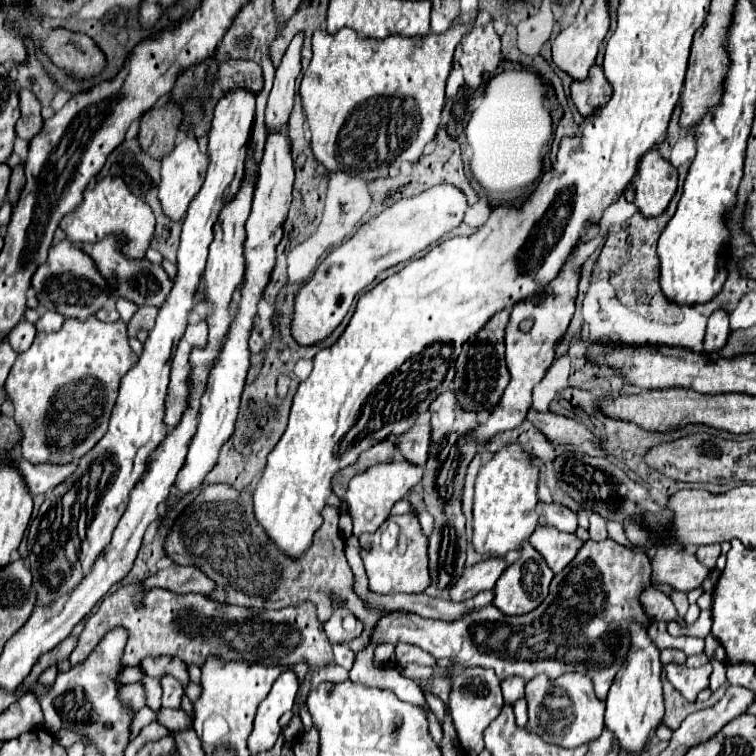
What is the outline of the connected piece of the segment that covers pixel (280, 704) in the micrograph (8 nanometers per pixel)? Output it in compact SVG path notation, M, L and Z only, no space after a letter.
M293 668L285 670L281 678L273 684L267 698L259 704L253 732L249 736L249 750L251 754L259 754L263 750L269 750L275 744L275 738L279 736L279 718L281 714L291 711L293 700L299 688L299 678L293 672Z

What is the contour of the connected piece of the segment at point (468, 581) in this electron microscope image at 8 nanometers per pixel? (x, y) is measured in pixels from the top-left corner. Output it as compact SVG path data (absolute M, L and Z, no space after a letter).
M501 558L481 560L477 564L465 568L463 576L457 578L455 584L449 588L449 600L451 602L467 602L477 592L491 590L505 568L507 568L507 562Z

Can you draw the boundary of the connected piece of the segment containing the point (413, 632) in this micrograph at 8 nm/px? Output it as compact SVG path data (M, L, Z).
M611 538L603 542L587 540L577 552L577 558L555 574L549 596L529 614L507 616L489 604L455 622L417 618L417 614L381 616L371 628L373 642L355 654L349 679L365 686L389 688L399 700L425 708L427 702L416 682L402 676L397 669L373 665L373 652L379 644L397 646L399 642L409 642L421 646L435 658L449 658L451 662L461 662L461 666L491 668L501 680L517 674L525 680L531 680L537 674L545 674L553 680L567 670L575 670L589 676L595 684L597 698L605 700L609 686L629 652L629 624L649 626L649 618L639 602L641 592L649 586L651 566L645 552L629 550Z

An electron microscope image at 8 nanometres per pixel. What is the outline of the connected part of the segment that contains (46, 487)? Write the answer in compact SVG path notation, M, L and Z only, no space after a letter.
M15 452L13 458L17 458L15 462L17 462L17 466L19 466L19 470L21 470L31 494L45 494L45 492L57 488L75 470L75 464L63 464L63 466L37 464L35 466L35 464L27 462L25 458L21 458L19 452Z

